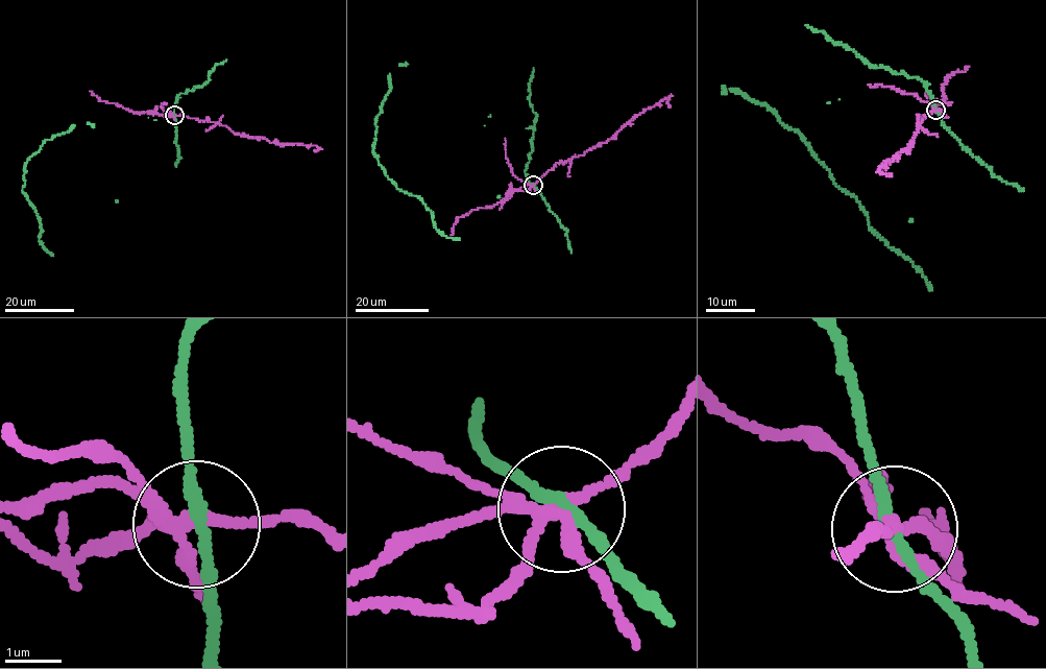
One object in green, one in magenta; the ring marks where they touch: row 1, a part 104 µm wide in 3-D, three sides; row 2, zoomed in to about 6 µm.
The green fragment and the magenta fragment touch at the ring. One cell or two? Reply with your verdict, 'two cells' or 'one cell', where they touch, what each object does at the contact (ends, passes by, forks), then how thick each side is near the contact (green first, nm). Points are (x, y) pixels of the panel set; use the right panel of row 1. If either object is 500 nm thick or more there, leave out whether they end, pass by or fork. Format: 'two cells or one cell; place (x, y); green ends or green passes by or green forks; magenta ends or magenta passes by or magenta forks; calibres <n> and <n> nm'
two cells; place (935, 110); green passes by; magenta forks; calibres 190 and 200 nm

